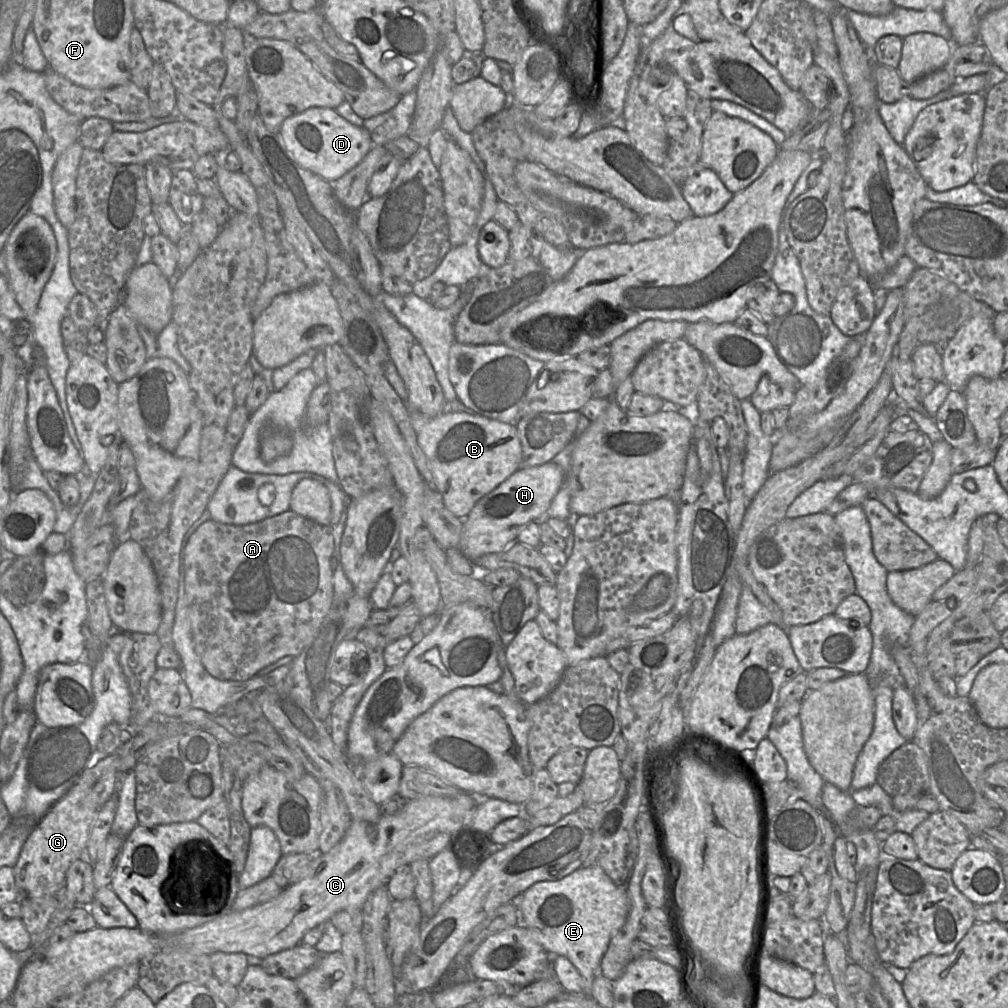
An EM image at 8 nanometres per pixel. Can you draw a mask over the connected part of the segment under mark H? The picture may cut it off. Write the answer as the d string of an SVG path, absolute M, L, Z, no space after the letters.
M550 461L543 465L518 469L491 492L479 499L463 519L459 550L470 561L501 552L517 541L518 532L545 513L566 478L565 472Z

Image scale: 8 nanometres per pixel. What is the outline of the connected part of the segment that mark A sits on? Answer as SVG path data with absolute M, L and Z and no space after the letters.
M292 510L247 525L231 525L209 520L190 536L185 547L185 595L187 618L190 623L196 654L207 672L219 680L245 681L261 669L285 656L296 657L310 641L315 631L333 608L334 586L330 559L334 552L333 527L321 525Z

